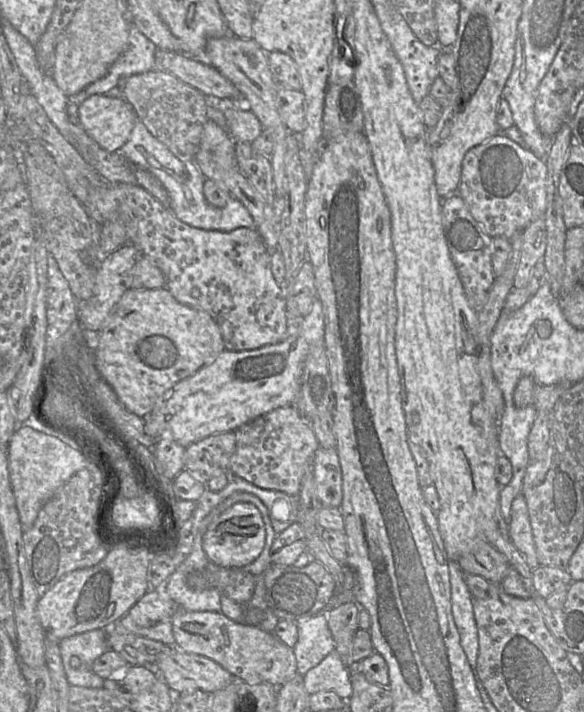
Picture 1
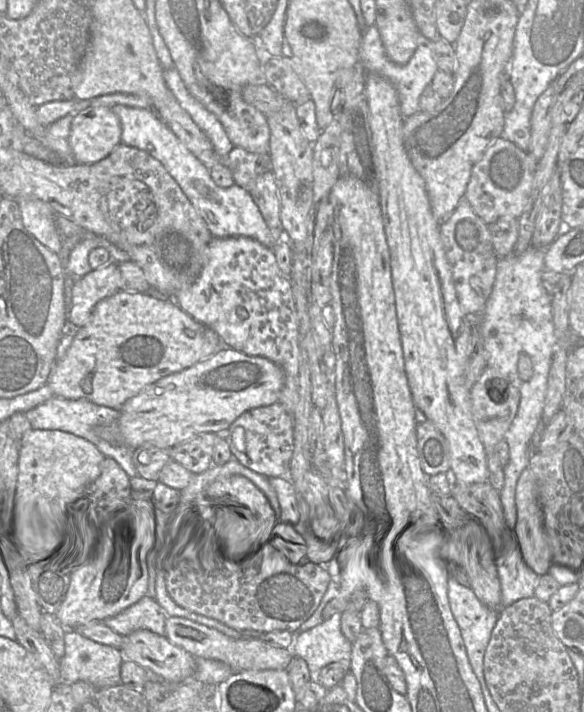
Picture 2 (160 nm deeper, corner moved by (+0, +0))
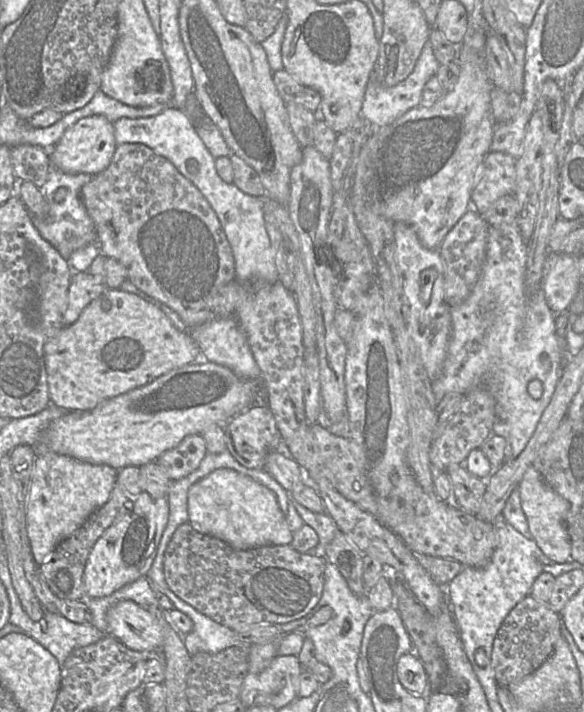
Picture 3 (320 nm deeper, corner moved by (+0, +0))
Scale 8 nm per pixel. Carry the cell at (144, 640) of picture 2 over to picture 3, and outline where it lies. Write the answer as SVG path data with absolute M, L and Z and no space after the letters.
M123 600L106 613L108 634L137 652L156 652L162 648L163 637L157 620L133 601Z

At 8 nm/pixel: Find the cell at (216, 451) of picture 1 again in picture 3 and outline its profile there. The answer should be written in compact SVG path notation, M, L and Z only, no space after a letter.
M192 434L184 437L176 447L161 454L155 462L172 481L176 481L195 471L207 453L202 434Z

